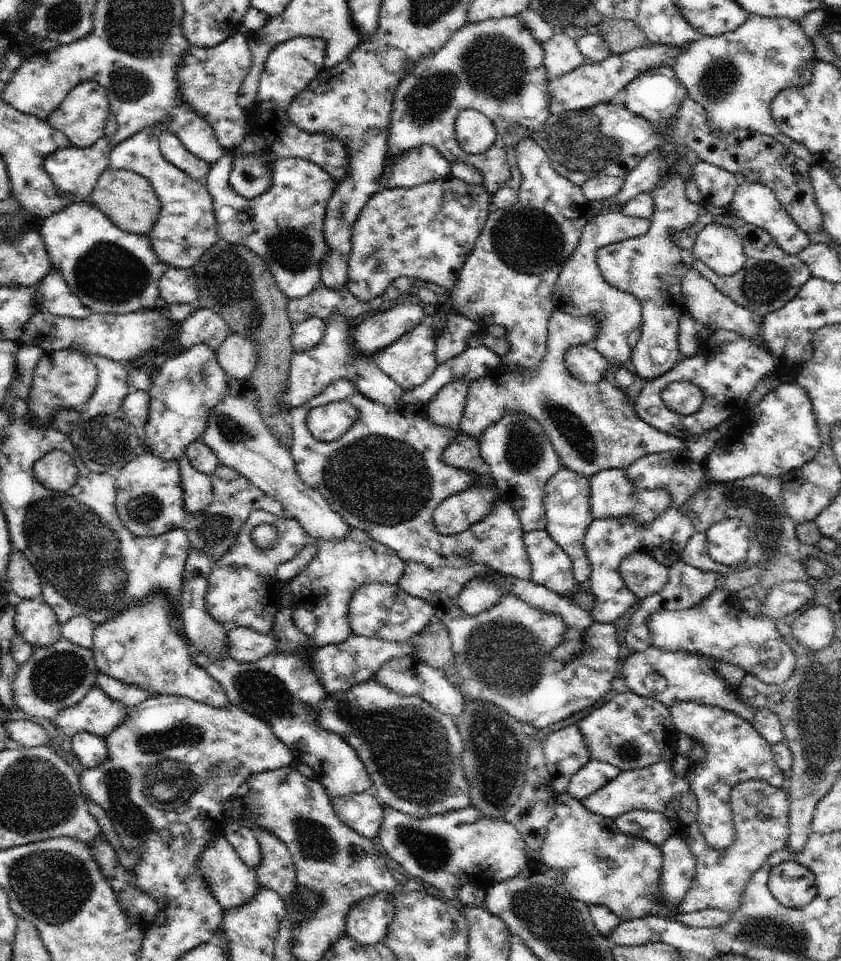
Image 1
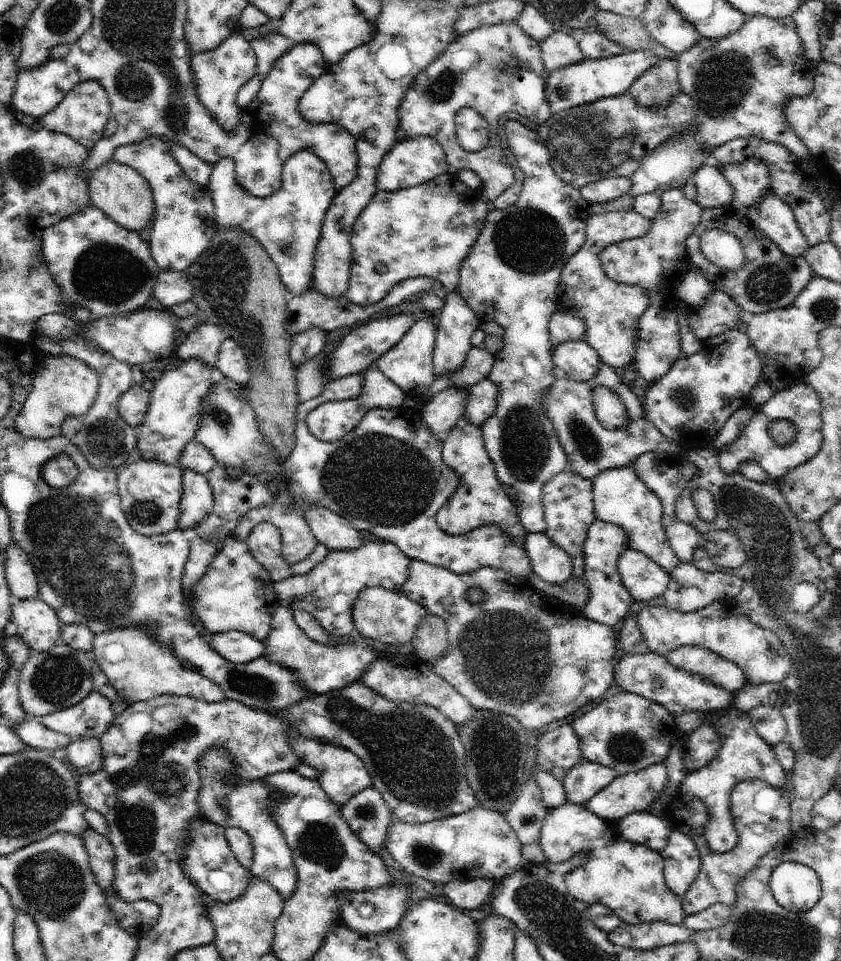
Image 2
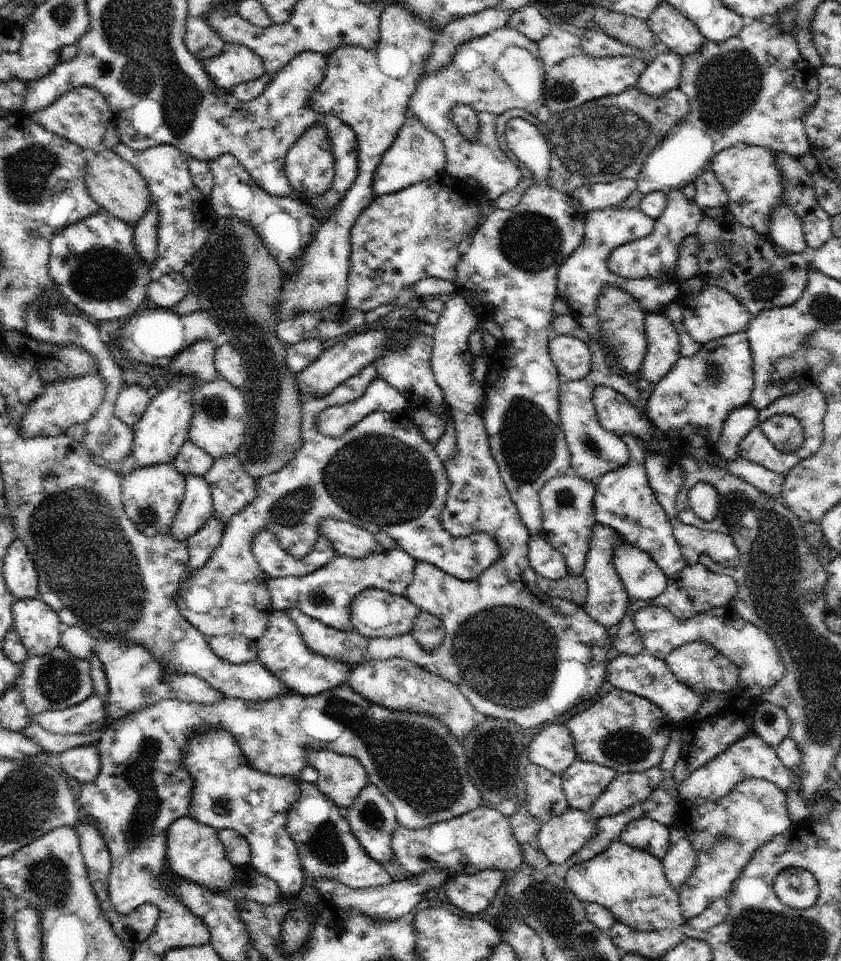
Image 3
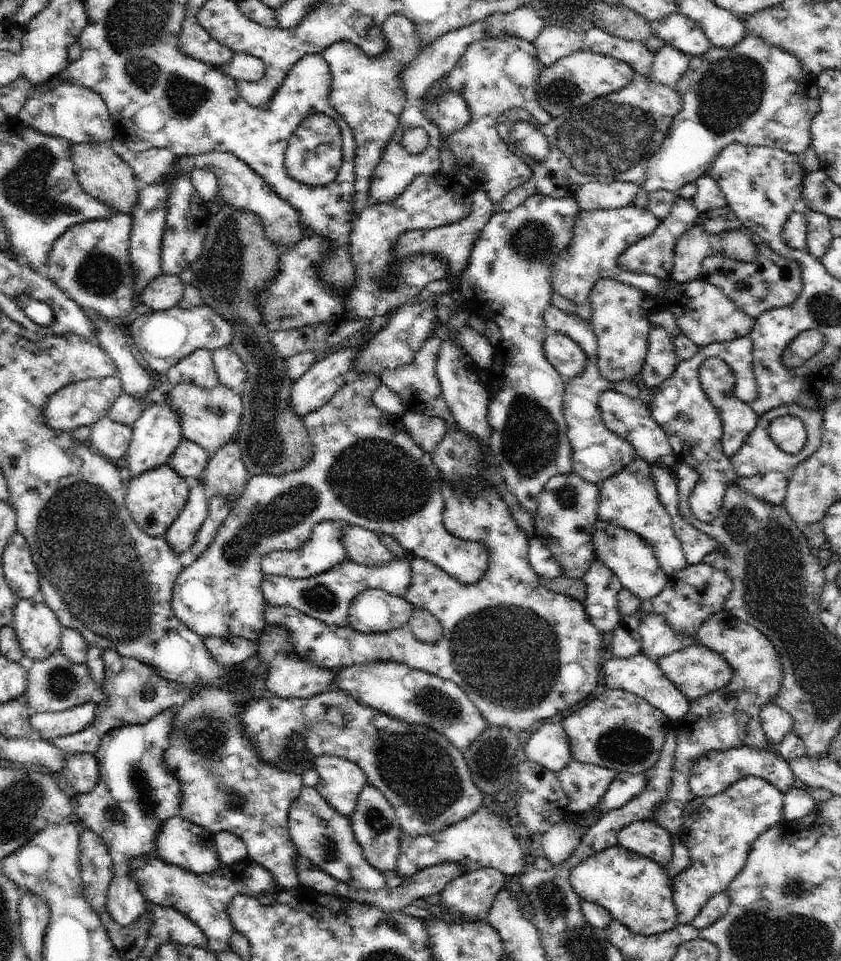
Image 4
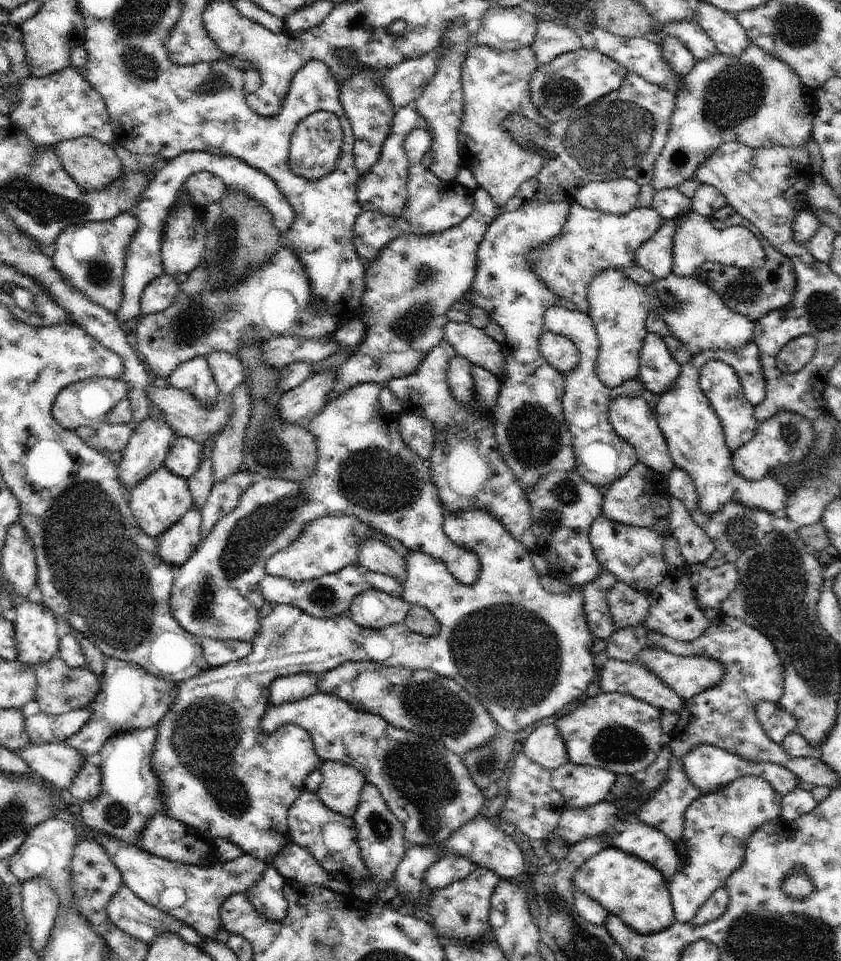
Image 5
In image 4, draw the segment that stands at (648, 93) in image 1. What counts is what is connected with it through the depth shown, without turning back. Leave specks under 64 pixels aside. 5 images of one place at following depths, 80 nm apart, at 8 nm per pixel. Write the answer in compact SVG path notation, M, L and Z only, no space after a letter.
M665 44L654 56L647 81L652 84L662 84L662 86L678 82L685 70L688 70L692 57L674 46Z

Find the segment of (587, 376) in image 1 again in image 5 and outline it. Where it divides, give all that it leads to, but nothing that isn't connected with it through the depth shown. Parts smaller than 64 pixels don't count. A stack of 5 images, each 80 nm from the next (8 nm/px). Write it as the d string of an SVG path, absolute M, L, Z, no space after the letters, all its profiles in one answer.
M545 331L540 336L539 351L546 362L563 374L574 370L579 363L580 355L576 345L568 338L551 331Z

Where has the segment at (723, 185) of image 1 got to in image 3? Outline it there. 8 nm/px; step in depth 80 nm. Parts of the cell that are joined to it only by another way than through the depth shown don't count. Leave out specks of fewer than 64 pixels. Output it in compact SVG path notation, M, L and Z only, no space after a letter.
M711 169L700 174L694 180L694 185L696 185L697 192L693 202L696 202L696 205L703 212L708 212L708 210L717 207L726 208L729 204L726 188L720 184L720 180L716 178L716 174Z

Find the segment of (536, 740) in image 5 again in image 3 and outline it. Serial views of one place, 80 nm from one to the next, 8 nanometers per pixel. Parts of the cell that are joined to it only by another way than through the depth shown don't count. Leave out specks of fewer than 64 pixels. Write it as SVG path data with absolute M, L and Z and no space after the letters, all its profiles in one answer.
M552 724L534 737L527 761L561 776L578 758L574 744L566 724Z

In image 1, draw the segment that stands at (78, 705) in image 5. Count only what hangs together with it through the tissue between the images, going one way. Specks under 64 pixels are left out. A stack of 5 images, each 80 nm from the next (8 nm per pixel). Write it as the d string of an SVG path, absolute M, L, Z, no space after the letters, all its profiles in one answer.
M61 638L53 646L38 648L32 657L20 665L12 682L12 700L16 708L26 716L37 716L52 720L60 710L75 706L97 685L98 668L95 666L93 650L72 644Z

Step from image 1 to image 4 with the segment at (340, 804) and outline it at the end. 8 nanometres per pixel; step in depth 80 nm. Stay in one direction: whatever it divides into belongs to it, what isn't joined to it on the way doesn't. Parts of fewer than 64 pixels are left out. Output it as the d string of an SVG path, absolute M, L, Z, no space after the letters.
M373 785L364 786L352 817L350 817L352 832L356 842L360 844L364 858L370 866L374 866L380 872L390 872L397 869L397 861L400 849L400 836L403 836L394 808L388 803L384 794L380 793Z

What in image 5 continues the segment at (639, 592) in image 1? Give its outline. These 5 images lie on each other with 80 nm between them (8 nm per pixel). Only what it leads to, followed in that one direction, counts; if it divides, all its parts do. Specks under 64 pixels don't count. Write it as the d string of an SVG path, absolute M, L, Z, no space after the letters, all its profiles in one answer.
M604 513L596 517L589 530L589 539L600 564L606 571L615 574L618 581L625 582L642 594L654 590L670 574L664 552L666 538L654 529L610 520Z

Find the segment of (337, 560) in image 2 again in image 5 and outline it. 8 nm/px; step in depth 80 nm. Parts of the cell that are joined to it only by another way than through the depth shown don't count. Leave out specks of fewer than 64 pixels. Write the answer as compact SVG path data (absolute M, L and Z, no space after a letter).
M354 563L338 572L328 573L317 579L300 582L266 574L264 580L260 582L260 592L262 592L266 601L297 606L304 612L318 618L332 618L348 612L352 599L361 592L368 589L381 590L386 594L391 594L393 597L398 598L402 596L403 586L404 584L398 579L383 575L382 573L375 573L368 570L365 566Z

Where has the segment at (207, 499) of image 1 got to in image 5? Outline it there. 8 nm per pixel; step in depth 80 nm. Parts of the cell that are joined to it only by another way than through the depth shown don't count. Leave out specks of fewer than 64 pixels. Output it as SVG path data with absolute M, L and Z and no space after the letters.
M195 505L159 539L157 553L159 557L174 570L178 570L188 562L199 549L203 536L201 524L203 518Z

